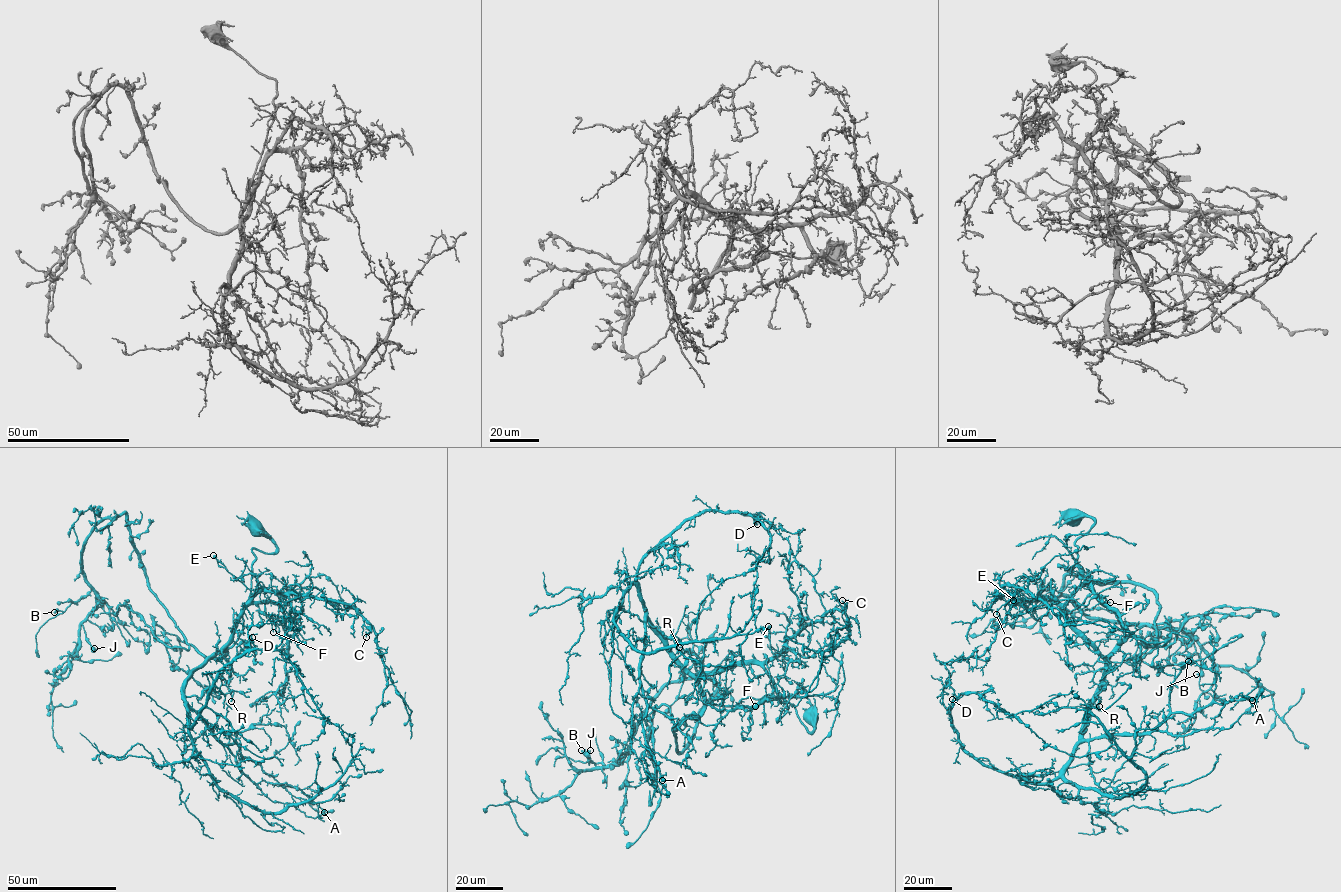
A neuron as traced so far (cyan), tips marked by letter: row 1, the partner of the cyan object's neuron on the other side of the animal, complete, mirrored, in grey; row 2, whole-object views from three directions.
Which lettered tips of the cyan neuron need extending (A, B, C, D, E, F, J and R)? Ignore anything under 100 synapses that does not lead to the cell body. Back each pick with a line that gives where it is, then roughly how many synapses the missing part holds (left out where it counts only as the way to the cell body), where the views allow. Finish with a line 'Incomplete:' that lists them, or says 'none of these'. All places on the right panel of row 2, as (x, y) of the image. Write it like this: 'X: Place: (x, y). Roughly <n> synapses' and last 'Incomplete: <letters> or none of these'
Incomplete: none of these

